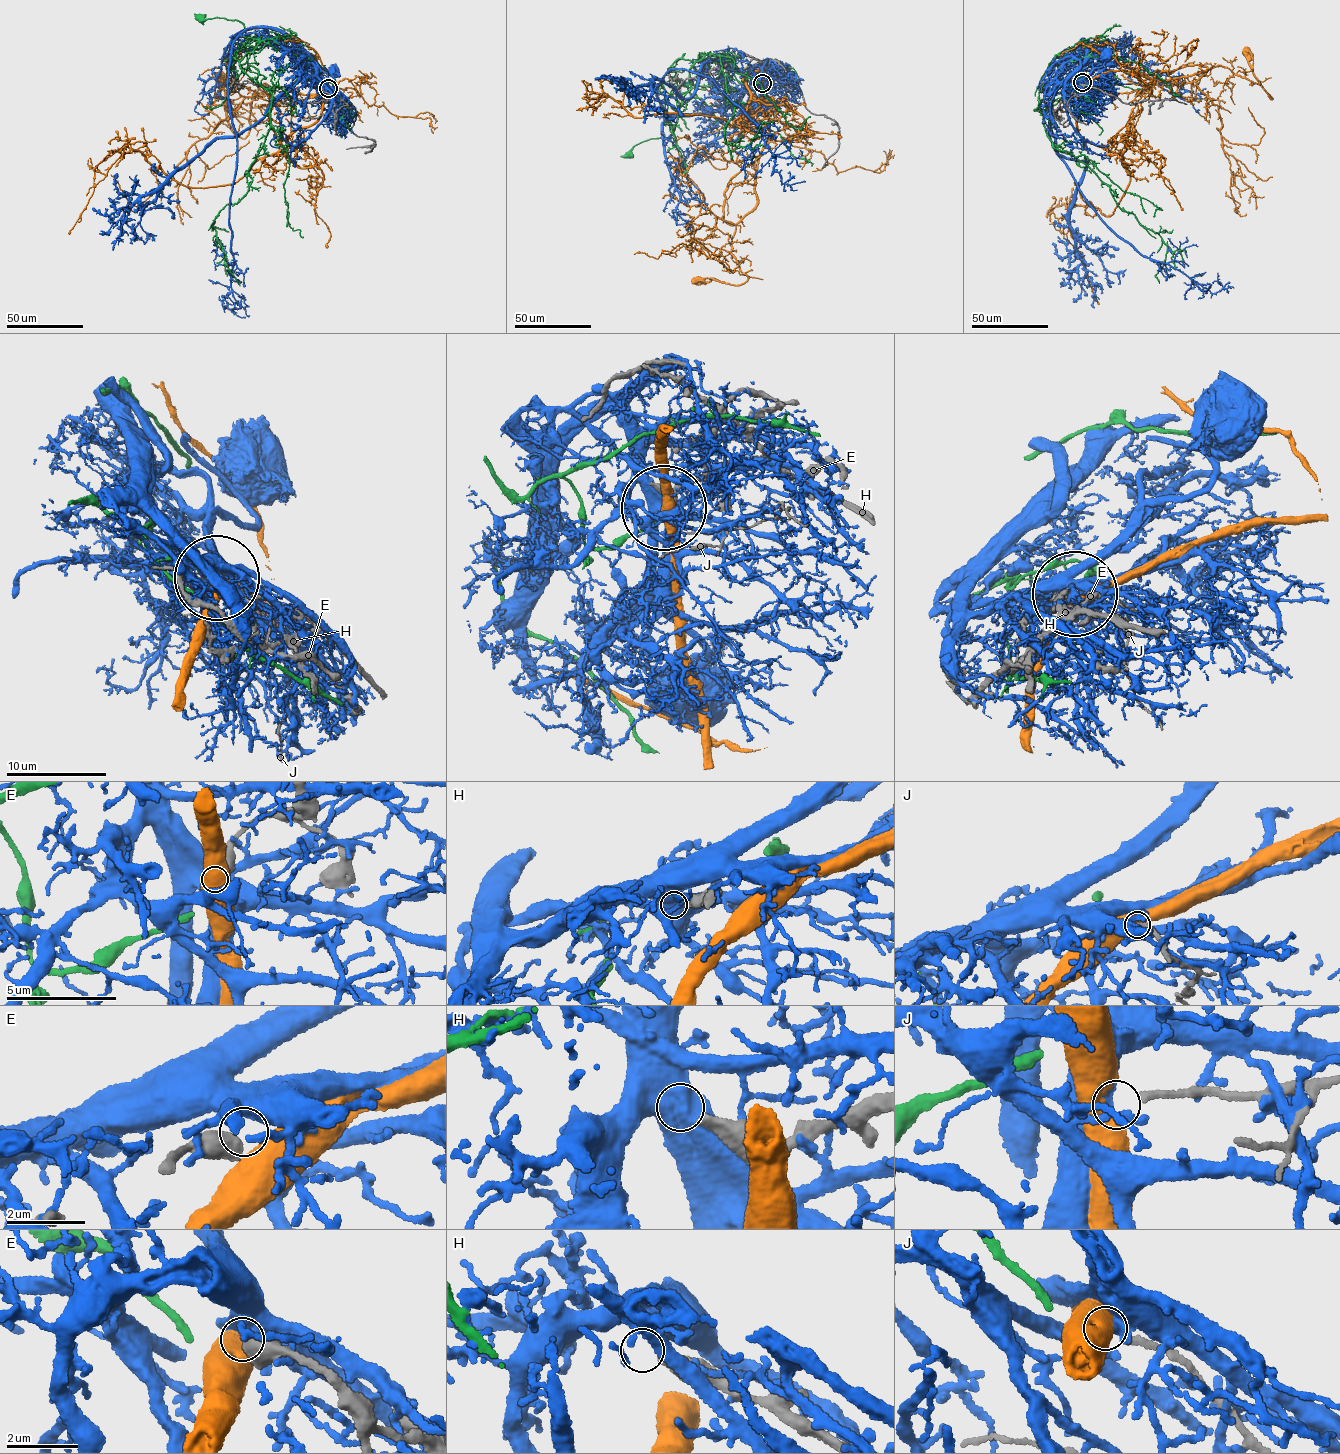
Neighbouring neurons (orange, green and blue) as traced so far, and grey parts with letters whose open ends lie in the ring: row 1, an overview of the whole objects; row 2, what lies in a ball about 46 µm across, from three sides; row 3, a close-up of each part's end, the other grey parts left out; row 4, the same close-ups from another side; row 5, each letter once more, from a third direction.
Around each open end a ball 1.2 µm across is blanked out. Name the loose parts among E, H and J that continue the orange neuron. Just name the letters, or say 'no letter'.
no letter

